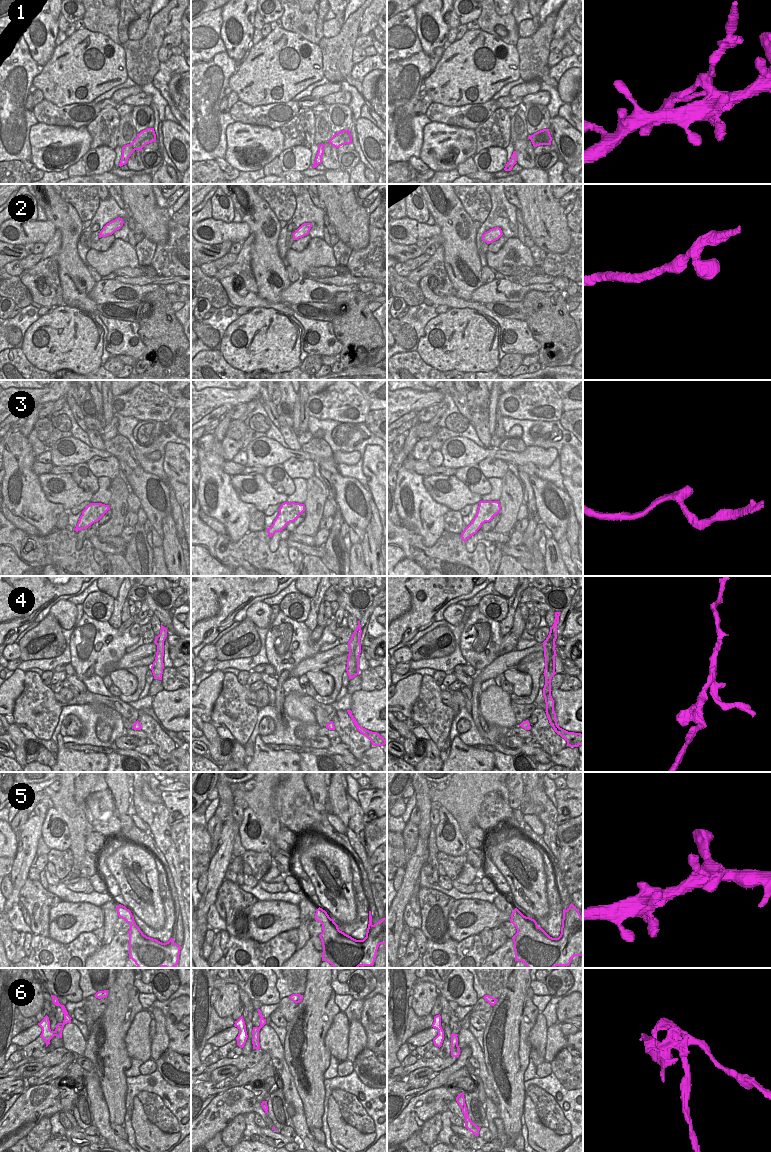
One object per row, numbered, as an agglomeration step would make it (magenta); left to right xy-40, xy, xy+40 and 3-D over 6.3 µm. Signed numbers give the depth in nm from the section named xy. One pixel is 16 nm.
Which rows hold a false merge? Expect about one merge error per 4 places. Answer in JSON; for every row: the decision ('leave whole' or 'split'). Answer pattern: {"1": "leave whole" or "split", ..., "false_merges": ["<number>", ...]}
{"1": "split", "2": "leave whole", "3": "leave whole", "4": "split", "5": "leave whole", "6": "split", "false_merges": ["1", "4", "6"]}

